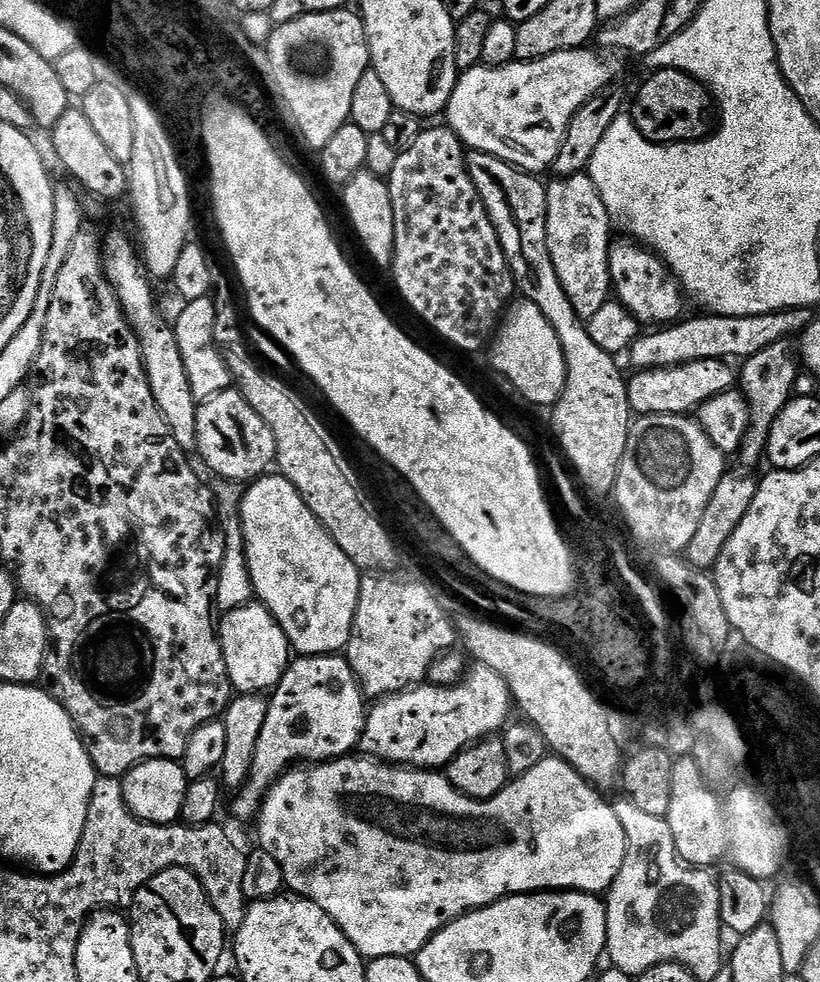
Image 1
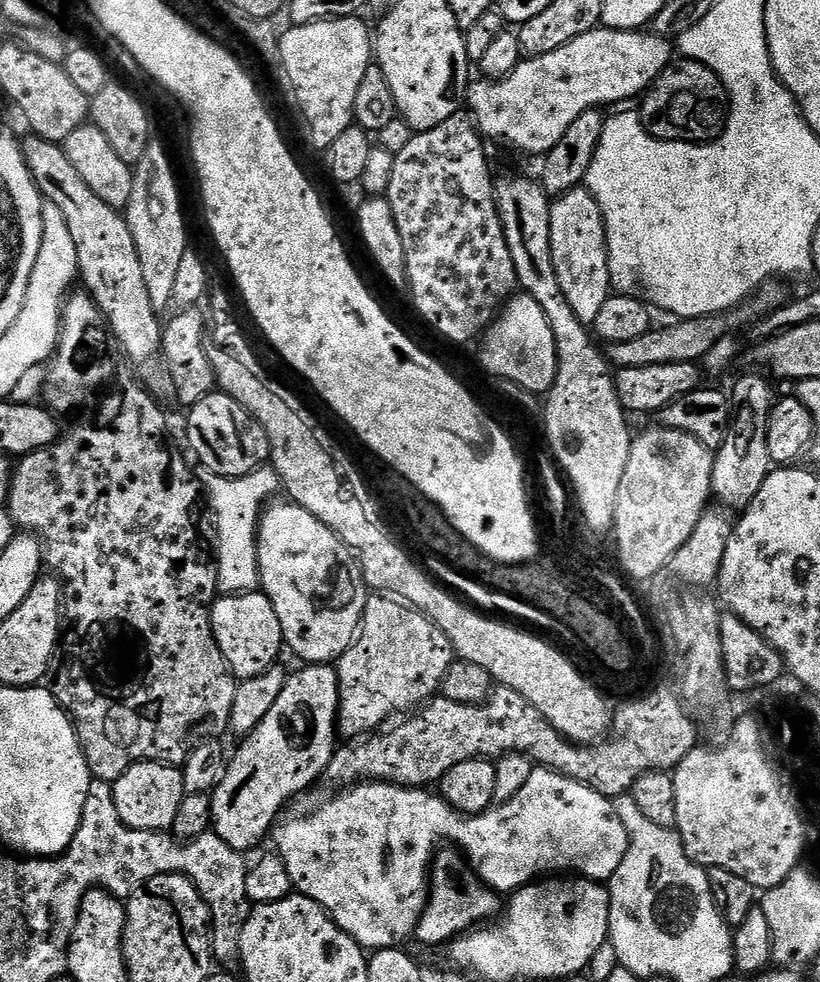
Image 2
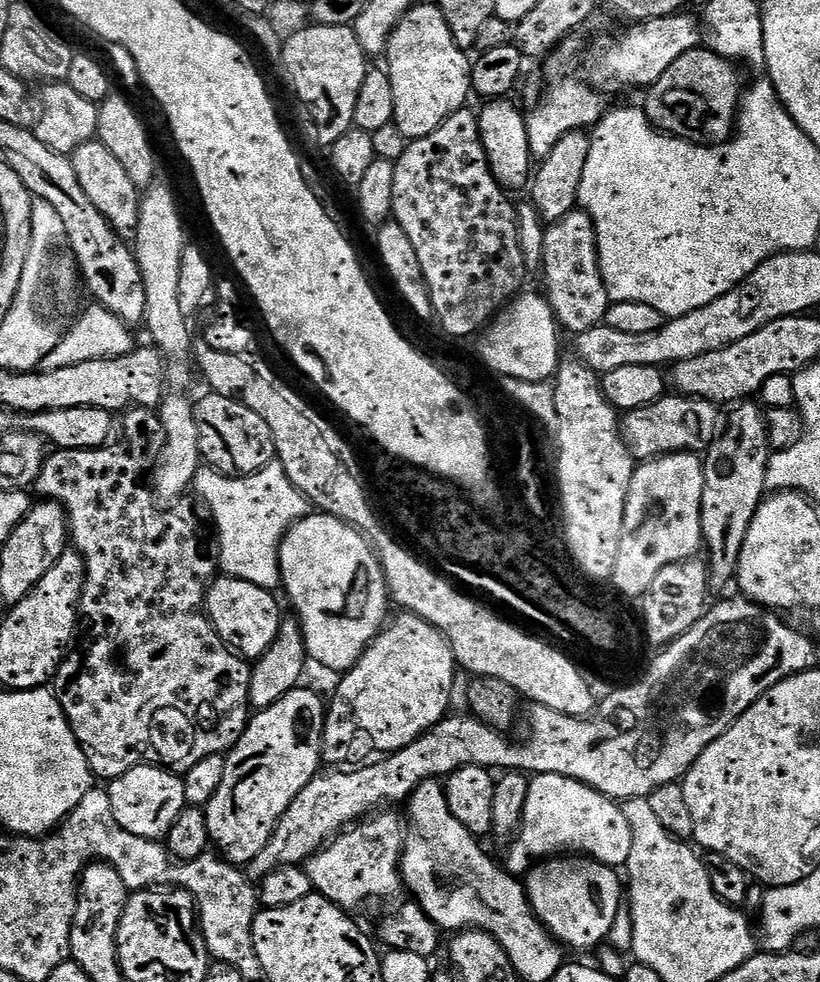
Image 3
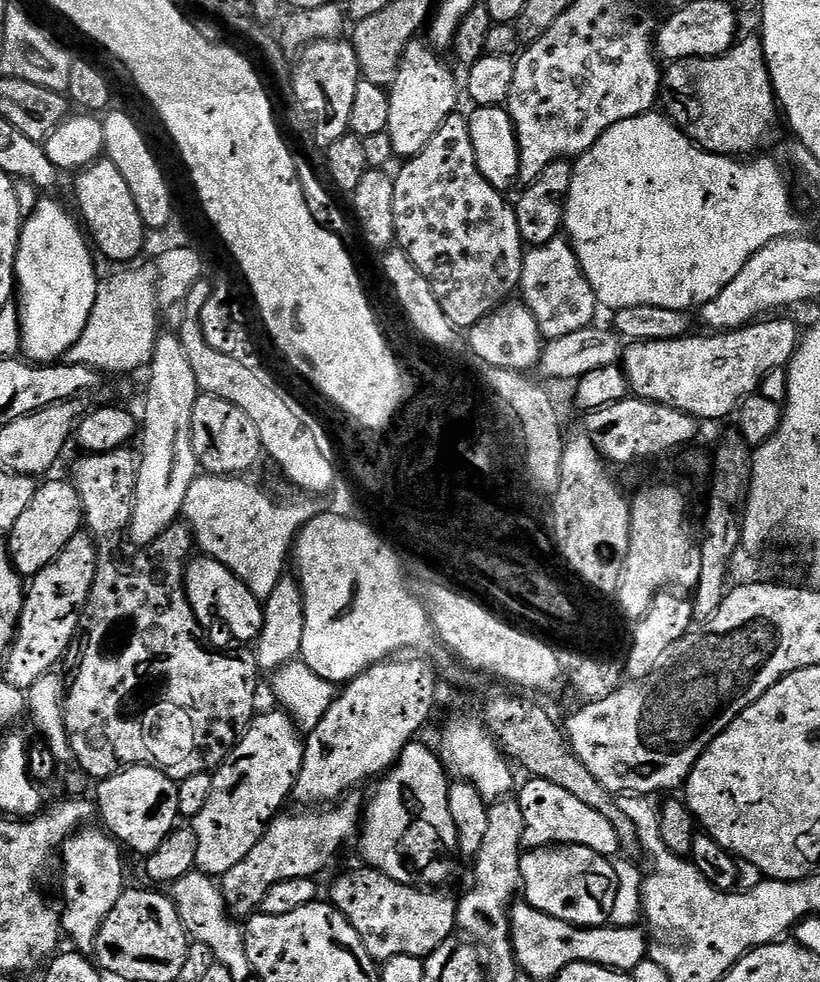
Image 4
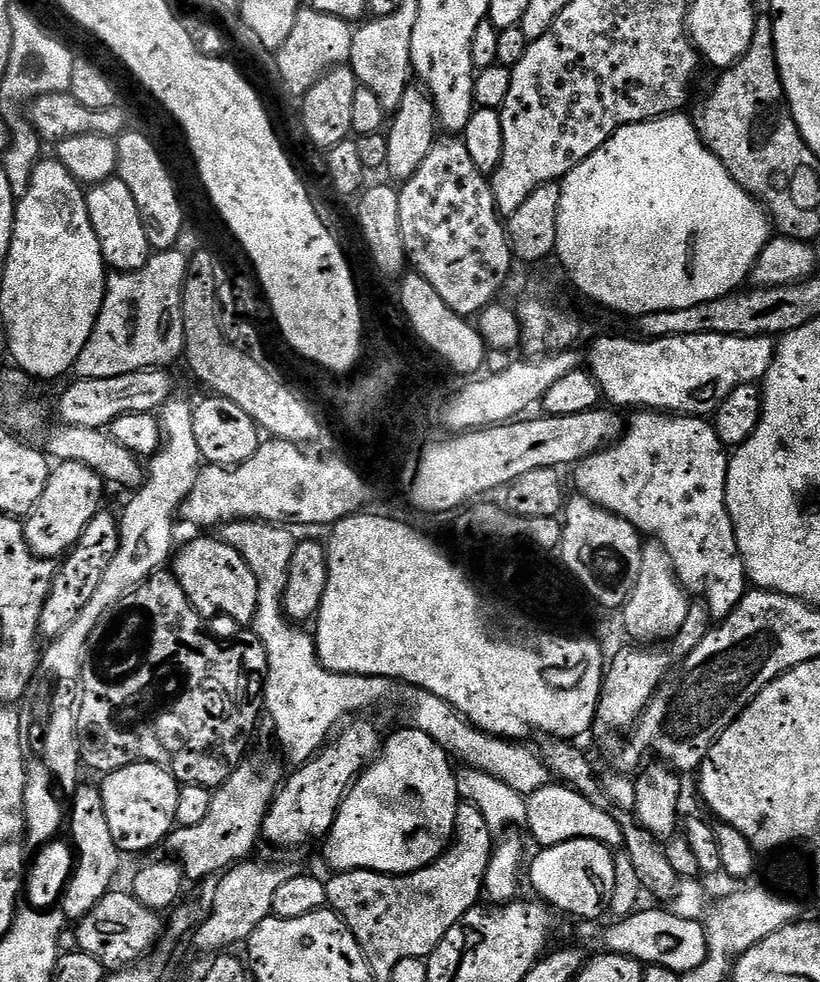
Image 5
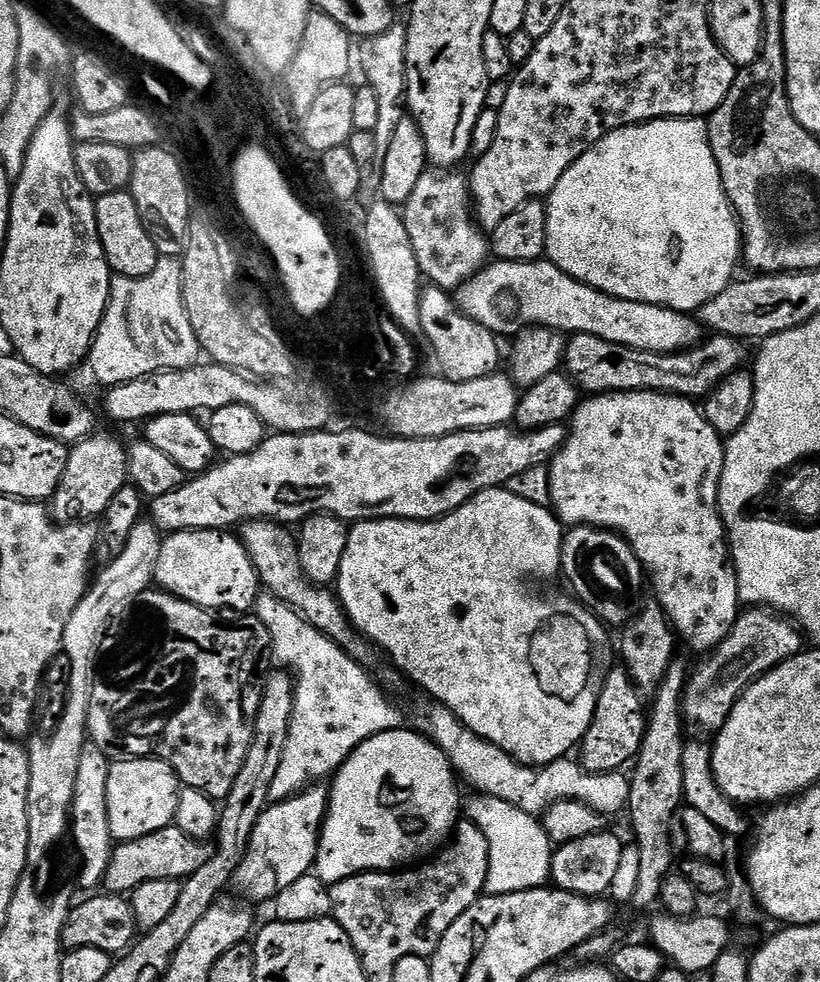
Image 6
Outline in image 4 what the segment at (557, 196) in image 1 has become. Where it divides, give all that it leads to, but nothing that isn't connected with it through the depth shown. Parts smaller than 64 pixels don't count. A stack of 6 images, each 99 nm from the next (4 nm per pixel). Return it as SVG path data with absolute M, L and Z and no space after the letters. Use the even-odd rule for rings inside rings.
M558 235L537 248L529 247L524 253L519 295L522 303L537 322L538 330L545 341L566 338L577 330L593 327L592 320L598 313L596 295L582 274L582 266L572 249L571 240Z

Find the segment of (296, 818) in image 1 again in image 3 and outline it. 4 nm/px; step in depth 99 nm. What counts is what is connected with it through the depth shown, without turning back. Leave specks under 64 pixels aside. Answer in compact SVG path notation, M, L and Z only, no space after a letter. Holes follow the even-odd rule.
M558 774L533 775L528 781L530 794L526 794L524 816L520 819L520 827L515 833L512 845L508 848L508 869L511 875L520 878L532 871L533 867L549 858L561 854L579 854L589 860L597 860L599 864L617 870L623 869L630 858L630 824L626 822L623 807L617 801L603 796L598 790L578 782L574 778L566 778ZM384 810L351 825L307 860L303 870L312 883L315 895L325 896L330 903L336 904L340 909L353 910L352 908L362 907L367 900L380 900L383 896L392 896L396 891L401 891L402 877L398 865L402 851L402 820L392 812L395 811Z

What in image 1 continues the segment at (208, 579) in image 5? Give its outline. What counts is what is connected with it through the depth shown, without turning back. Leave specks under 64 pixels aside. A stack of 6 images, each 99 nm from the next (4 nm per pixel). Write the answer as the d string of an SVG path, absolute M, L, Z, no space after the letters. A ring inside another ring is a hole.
M249 602L227 609L218 620L218 635L222 658L226 658L228 681L240 694L268 694L275 689L288 671L290 645L282 626L259 602Z

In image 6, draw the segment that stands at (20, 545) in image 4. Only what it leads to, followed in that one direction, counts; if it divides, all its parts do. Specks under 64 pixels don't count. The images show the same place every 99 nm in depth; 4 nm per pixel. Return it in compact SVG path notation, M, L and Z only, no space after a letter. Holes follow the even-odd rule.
M100 435L87 436L71 445L62 482L50 501L52 519L61 524L92 522L103 517L106 506L110 506L110 498L114 498L128 480L127 453L123 445L110 436Z

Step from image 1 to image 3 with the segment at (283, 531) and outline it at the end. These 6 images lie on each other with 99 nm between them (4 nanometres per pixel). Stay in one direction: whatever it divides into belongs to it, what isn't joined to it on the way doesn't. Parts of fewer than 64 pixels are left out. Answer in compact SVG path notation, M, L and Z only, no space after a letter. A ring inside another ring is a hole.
M309 514L293 524L280 541L280 582L282 592L292 603L295 619L300 625L304 649L313 661L335 674L343 674L356 665L369 642L378 635L389 619L390 597L384 582L384 571L368 537L360 531L327 514Z

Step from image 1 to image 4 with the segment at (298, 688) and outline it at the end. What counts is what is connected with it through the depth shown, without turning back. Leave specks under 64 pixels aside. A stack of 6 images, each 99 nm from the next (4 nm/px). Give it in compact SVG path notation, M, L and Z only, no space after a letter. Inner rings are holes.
M283 710L275 711L261 711L253 719L248 731L241 735L236 747L229 752L227 762L211 773L214 787L206 806L202 806L197 816L191 817L190 827L198 834L196 868L207 876L222 878L233 866L238 866L238 862L242 862L242 858L258 846L268 823L285 807L283 804L289 803L292 787L302 770L305 741L296 721Z

